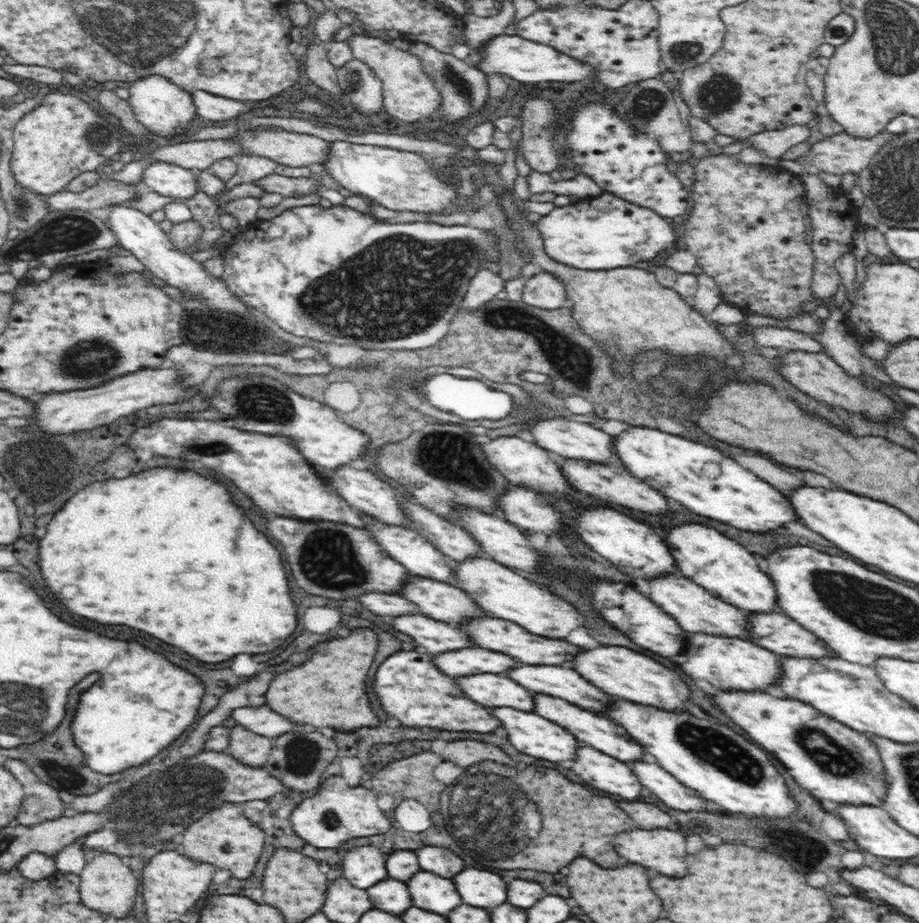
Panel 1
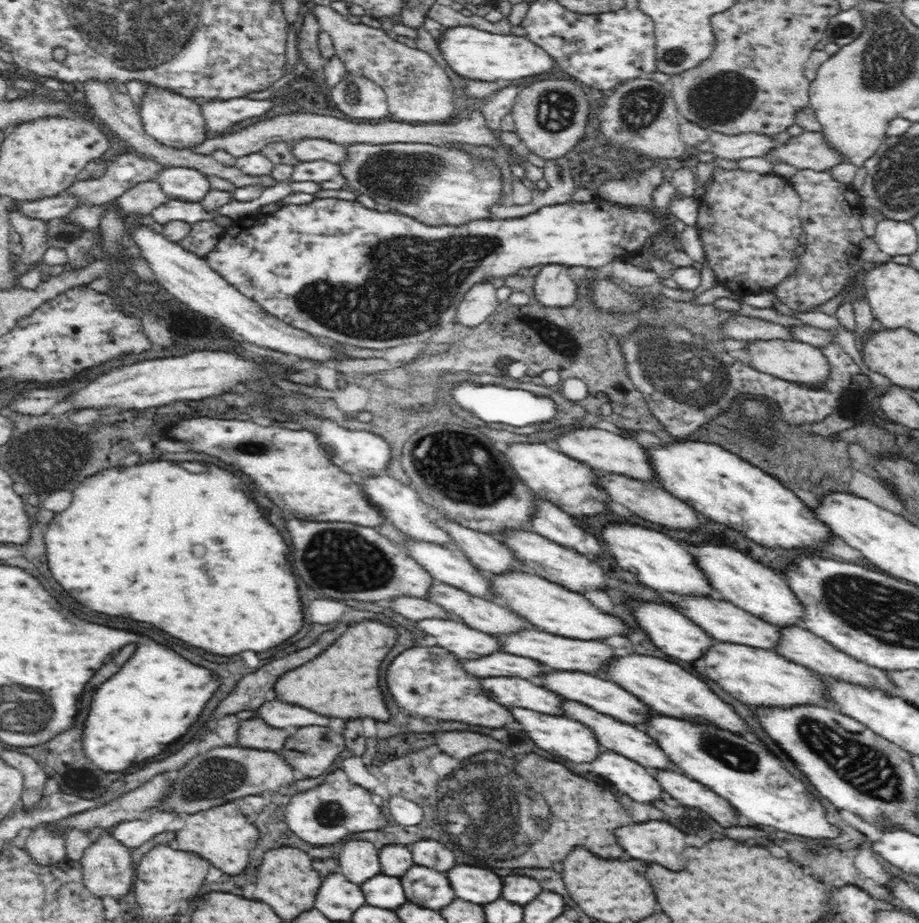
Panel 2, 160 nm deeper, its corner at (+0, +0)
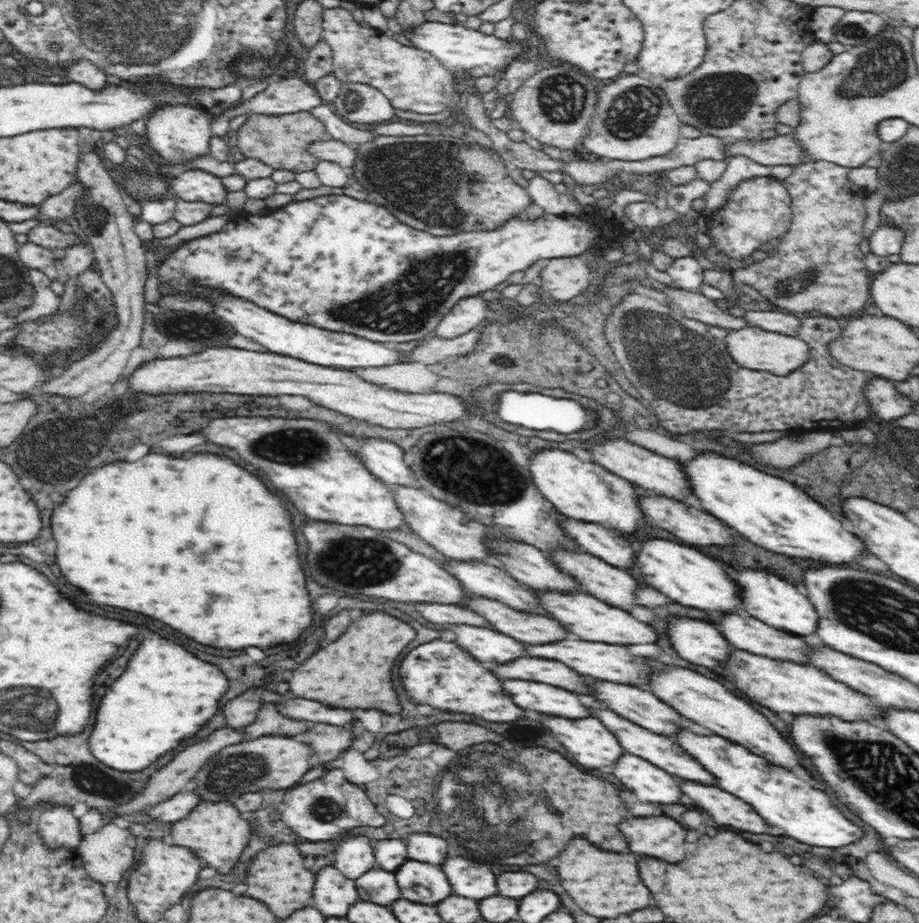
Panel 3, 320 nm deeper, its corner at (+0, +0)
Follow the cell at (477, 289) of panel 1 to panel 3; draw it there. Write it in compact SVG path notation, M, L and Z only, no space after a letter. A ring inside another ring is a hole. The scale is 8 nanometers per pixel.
M480 296L463 298L445 317L442 317L434 337L451 339L462 336L478 326L489 315L488 304Z

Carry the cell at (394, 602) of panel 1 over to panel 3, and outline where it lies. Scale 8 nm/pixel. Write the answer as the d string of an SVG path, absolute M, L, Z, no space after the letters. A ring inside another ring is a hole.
M418 603L418 612L430 622L440 625L468 625L482 628L489 628L490 624L483 617L480 617L474 610L465 606L438 603Z

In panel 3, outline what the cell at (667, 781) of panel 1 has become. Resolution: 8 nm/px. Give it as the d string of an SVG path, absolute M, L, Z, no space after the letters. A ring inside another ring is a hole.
M684 782L682 792L708 814L712 814L718 824L754 834L764 834L770 830L770 826L766 826L766 822L762 822L762 818L758 818L758 814L754 814L750 806L738 802L738 798L726 794L726 790L718 790L716 786L704 786L698 782Z

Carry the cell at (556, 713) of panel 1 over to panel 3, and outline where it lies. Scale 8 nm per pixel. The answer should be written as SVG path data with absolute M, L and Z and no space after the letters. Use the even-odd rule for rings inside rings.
M598 710L596 716L604 722L606 728L610 728L612 734L616 734L618 742L622 744L624 750L656 764L658 768L666 770L668 774L674 774L678 778L684 778L684 780L694 780L694 782L702 782L702 784L708 784L708 786L714 786L714 778L710 778L710 774L706 774L706 770L702 770L702 766L698 766L698 762L694 762L694 758L686 758L686 754L682 754L682 750L678 750L678 746L674 746L674 738L666 738L666 735L660 736L655 732L650 732L646 728L640 728L640 726L634 726L632 722L626 722L626 718L614 714L612 710Z

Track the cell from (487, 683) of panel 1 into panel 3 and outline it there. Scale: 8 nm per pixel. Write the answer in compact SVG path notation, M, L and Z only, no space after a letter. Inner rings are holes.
M506 680L504 690L512 696L512 700L526 710L536 710L550 716L564 716L564 718L586 718L590 712L578 700L576 694L542 684L542 682L520 682L520 680Z

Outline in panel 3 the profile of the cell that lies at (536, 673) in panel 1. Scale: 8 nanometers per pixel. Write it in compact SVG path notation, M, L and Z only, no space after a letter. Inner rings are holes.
M592 682L592 688L594 688L594 694L596 694L596 700L600 702L606 702L610 710L618 712L620 716L628 718L630 722L642 726L642 728L648 728L652 732L658 732L658 734L666 736L676 736L679 731L684 728L698 729L691 721L684 720L680 714L674 714L674 710L670 710L670 706L666 706L664 702L658 702L658 698L654 698L654 694L648 694L640 688L634 688L634 686L626 686L626 684L614 684L614 682Z

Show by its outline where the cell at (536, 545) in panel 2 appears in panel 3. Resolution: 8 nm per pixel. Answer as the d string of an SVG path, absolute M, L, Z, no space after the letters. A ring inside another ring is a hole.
M558 548L556 551L548 552L551 559L564 572L571 574L581 586L581 590L589 595L596 596L598 600L608 602L610 606L618 606L618 608L630 608L630 606L640 606L638 598L636 598L636 588L638 588L638 580L630 576L626 569L619 569L615 566L604 562L601 558L593 554L578 551L567 551Z

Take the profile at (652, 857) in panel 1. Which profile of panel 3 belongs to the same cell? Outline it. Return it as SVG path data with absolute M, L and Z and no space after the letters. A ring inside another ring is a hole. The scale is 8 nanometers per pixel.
M632 818L620 824L620 830L630 842L630 850L648 854L666 862L684 860L686 830L672 818Z

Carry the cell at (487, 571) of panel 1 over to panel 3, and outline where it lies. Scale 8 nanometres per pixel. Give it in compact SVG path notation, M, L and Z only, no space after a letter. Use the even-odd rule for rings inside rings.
M536 591L539 602L542 602L544 610L558 618L562 626L566 626L570 632L578 634L582 640L590 642L606 642L606 644L654 644L658 640L658 634L652 626L636 620L632 614L612 608L606 602L600 602L598 598L588 593L570 593L560 591Z

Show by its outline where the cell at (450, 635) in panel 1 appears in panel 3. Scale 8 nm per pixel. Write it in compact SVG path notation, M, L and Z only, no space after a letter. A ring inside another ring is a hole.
M449 625L448 630L456 634L456 644L480 662L514 662L514 658L524 656L518 640L498 634L492 628Z

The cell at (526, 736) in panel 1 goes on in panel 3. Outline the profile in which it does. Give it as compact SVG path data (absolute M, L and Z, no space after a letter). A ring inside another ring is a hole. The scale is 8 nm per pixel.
M544 716L540 722L552 730L558 742L574 754L574 760L586 768L614 764L624 754L622 746L616 742L616 736L598 718L570 720Z

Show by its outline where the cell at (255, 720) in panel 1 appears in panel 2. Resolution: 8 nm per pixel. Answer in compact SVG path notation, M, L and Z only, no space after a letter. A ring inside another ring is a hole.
M265 700L257 709L259 718L274 728L286 726L326 726L330 718L322 718L312 710L302 710L302 706L286 706L286 702Z

